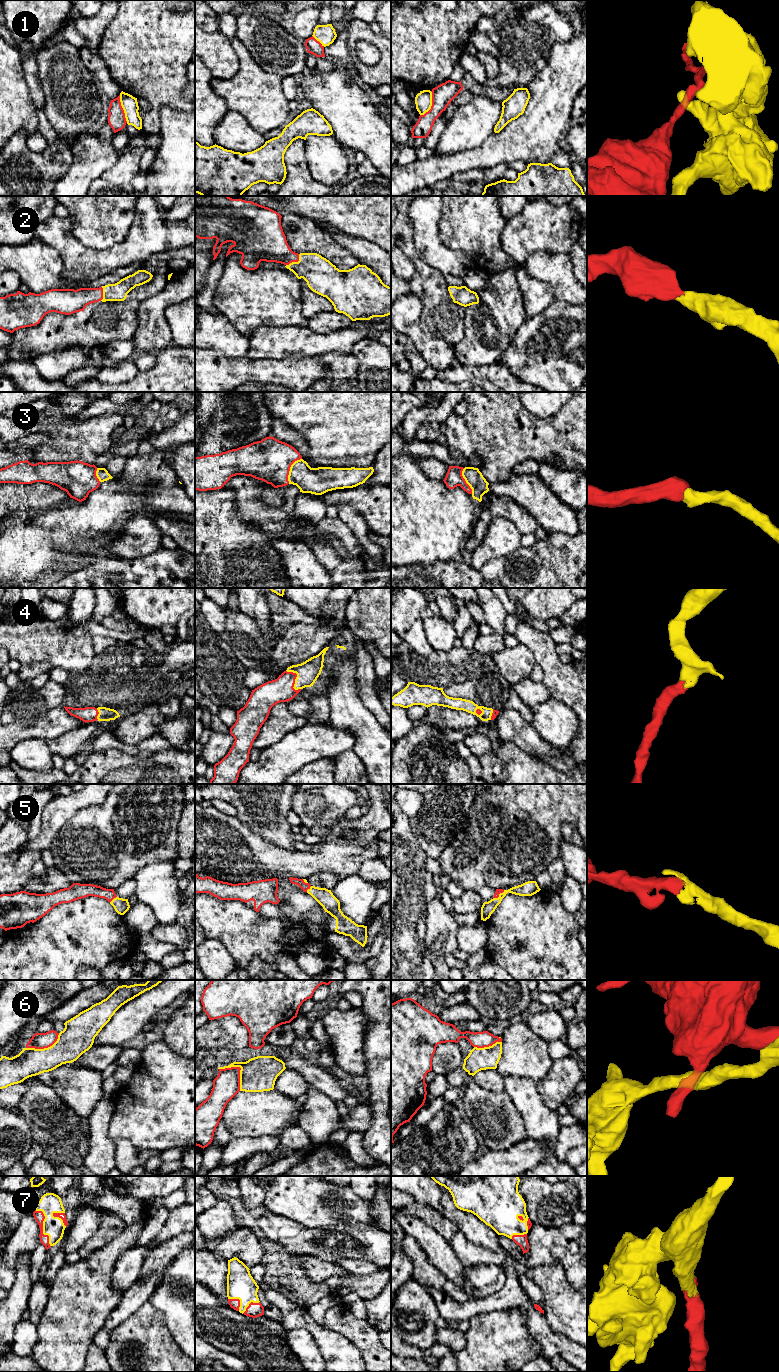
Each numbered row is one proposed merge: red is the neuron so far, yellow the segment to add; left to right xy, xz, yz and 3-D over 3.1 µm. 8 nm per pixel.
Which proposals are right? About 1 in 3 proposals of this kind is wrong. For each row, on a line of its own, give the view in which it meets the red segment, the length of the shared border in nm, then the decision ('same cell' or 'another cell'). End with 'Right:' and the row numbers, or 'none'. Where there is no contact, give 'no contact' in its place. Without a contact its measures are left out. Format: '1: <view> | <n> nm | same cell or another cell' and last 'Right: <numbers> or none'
1: yz | 220 nm | another cell
2: xz | 140 nm | same cell
3: xz | 240 nm | same cell
4: xz | 200 nm | same cell
5: xy | 80 nm | same cell
6: xz | 260 nm | another cell
7: xy | 320 nm | same cell
Right: 2, 3, 4, 5, 7

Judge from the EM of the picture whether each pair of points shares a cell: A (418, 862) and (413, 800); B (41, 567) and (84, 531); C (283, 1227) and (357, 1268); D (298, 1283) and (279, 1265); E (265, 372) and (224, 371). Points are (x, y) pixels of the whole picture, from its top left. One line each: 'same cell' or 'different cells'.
A: different cells
B: same cell
C: different cells
D: same cell
E: same cell

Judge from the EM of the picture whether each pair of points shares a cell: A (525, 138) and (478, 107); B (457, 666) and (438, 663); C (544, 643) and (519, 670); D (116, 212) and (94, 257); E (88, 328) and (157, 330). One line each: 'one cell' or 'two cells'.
A: two cells
B: one cell
C: two cells
D: two cells
E: two cells

